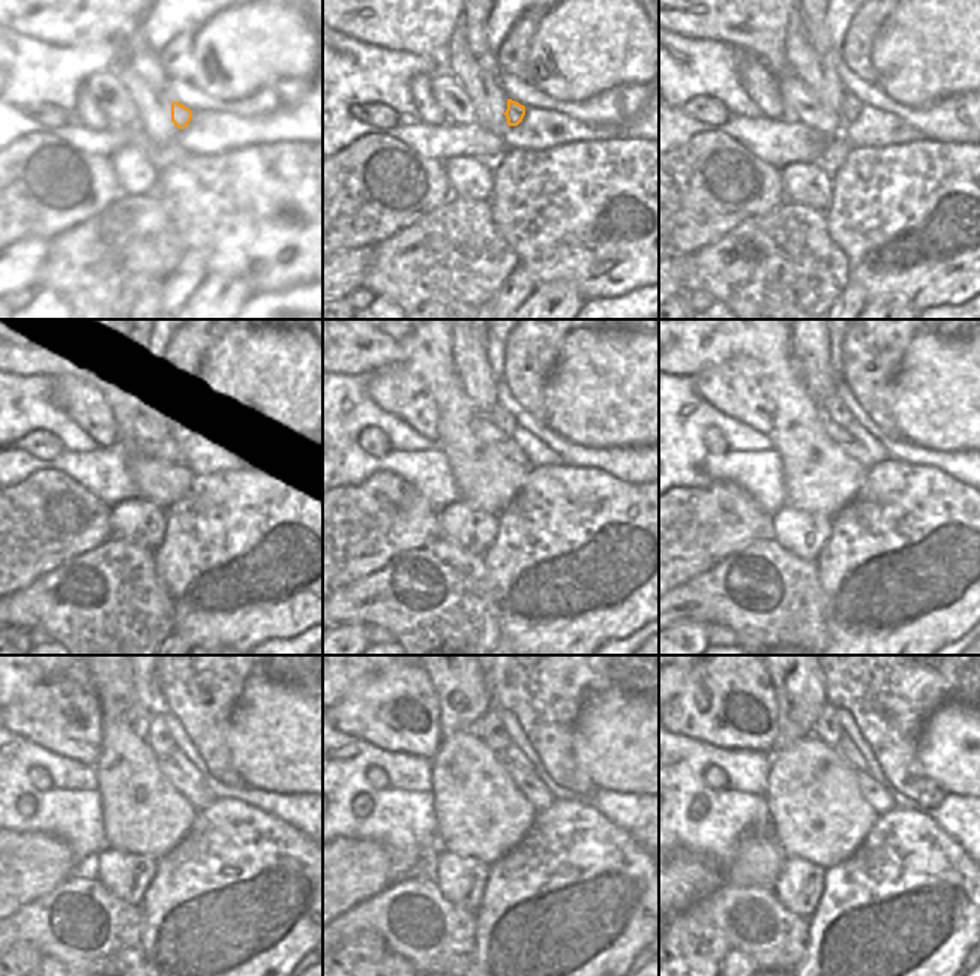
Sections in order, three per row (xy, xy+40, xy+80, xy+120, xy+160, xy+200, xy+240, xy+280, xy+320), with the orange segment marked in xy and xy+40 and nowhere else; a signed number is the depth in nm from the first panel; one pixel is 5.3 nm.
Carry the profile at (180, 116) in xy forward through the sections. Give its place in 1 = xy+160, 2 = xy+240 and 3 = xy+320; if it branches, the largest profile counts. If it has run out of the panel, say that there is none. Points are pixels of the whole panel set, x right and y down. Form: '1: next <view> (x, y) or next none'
1: next xy+160 (503, 419)
2: next xy+240 (155, 732)
3: next xy+320 (827, 729)

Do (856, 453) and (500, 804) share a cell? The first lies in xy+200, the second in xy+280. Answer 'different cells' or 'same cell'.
different cells

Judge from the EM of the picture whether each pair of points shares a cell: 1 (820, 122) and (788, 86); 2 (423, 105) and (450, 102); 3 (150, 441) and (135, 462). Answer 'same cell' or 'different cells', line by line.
1: same cell
2: different cells
3: different cells

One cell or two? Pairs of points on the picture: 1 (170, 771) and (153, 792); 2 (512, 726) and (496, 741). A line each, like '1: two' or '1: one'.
1: two
2: two

